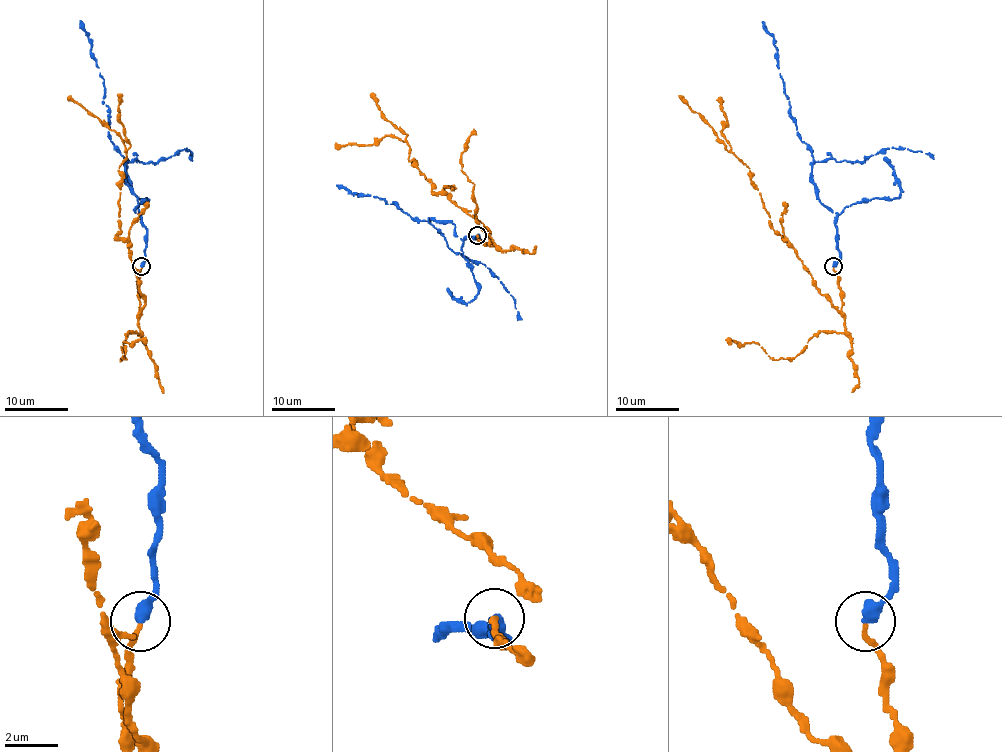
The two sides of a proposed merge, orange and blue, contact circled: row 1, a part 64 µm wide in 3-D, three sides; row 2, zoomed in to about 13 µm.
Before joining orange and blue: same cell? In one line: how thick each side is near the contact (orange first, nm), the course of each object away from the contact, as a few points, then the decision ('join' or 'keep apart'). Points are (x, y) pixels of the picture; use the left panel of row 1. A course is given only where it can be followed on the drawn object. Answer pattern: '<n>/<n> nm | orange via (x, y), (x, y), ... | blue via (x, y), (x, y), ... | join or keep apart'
200/440 nm | orange via (142, 267), (140, 311), (145, 298), (129, 244), (116, 235), (125, 144), (69, 96) | blue via (142, 267), (146, 227), (125, 181), (124, 158), (110, 140), (103, 78), (80, 21) | join

